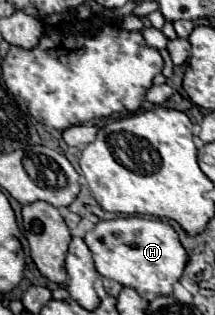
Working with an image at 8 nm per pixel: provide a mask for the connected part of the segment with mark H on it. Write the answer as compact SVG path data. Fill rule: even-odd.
M118 217L112 221L100 221L90 233L86 233L84 241L90 247L96 271L102 277L132 287L140 295L172 293L172 285L180 279L186 265L186 251L178 241L176 231L162 219Z

